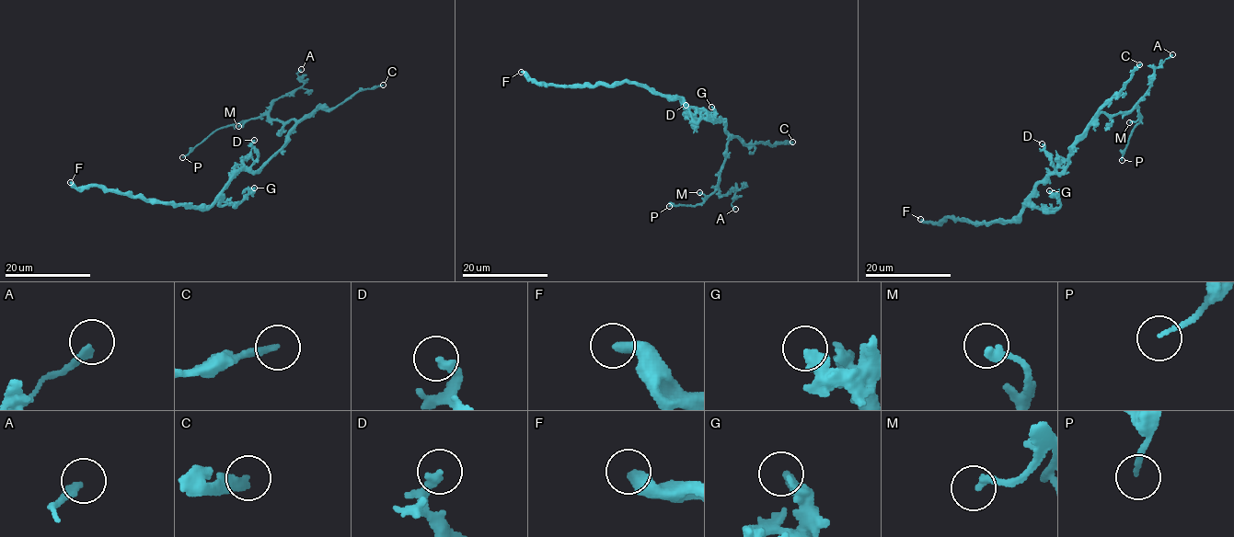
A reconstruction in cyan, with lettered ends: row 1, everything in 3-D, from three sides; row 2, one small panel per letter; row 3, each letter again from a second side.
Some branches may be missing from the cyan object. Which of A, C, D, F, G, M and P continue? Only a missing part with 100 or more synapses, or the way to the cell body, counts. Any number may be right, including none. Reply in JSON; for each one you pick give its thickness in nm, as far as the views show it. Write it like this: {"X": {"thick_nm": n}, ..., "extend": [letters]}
{"C": {"thick_nm": 300}, "extend": ["C"]}

